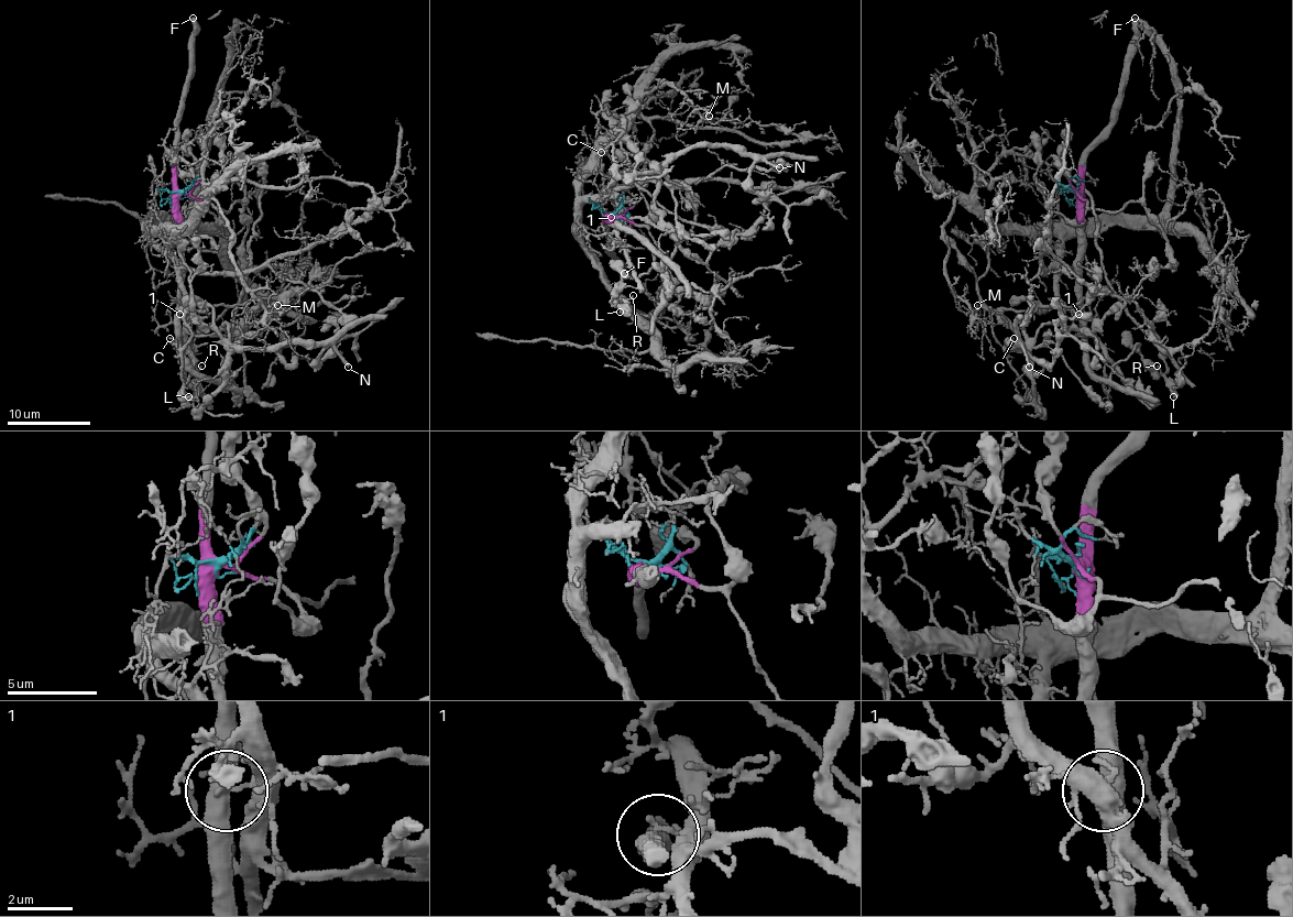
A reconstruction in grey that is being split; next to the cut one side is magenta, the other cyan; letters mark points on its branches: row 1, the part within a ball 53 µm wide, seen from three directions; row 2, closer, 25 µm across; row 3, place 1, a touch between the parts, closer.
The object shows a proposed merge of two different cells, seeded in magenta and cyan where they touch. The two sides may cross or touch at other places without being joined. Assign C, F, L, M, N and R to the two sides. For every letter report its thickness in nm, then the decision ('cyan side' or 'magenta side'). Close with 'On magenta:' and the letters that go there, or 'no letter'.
C: calibre 110 nm; cyan side
F: calibre 550 nm; magenta side
L: calibre 240 nm; magenta side
M: calibre 100 nm; cyan side
N: calibre 280 nm; cyan side
R: calibre 140 nm; magenta side
On magenta: F, L, R

